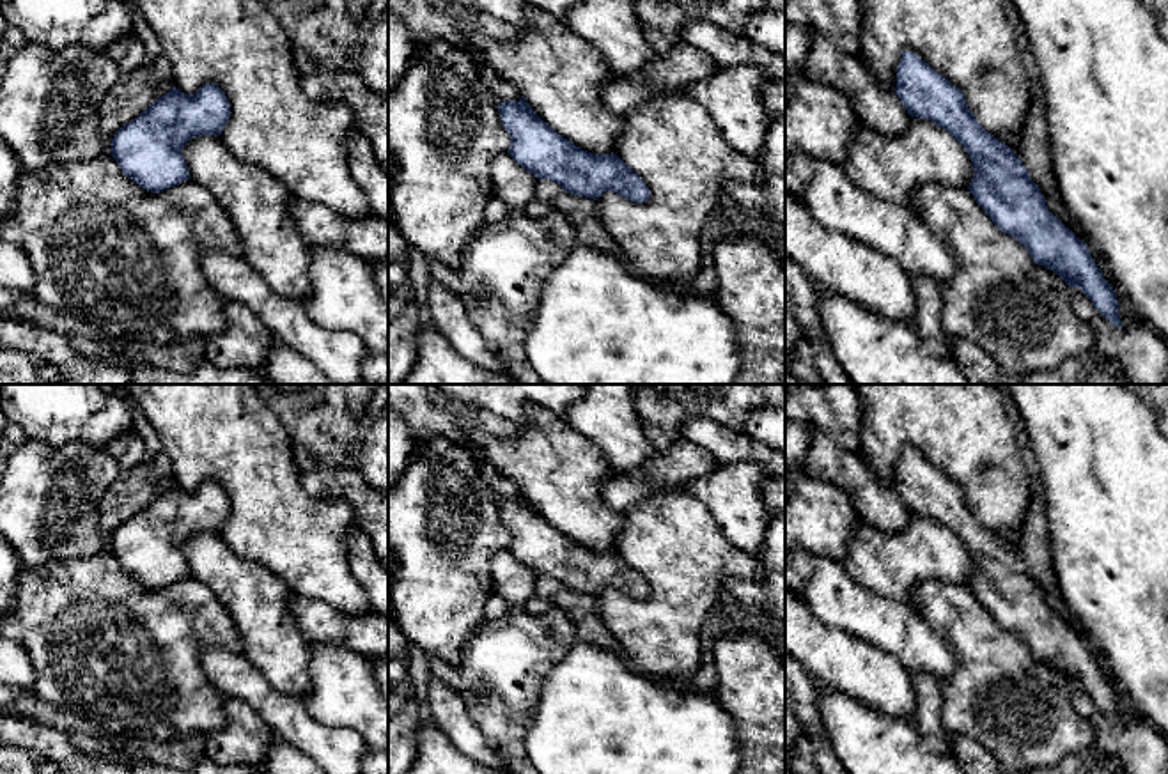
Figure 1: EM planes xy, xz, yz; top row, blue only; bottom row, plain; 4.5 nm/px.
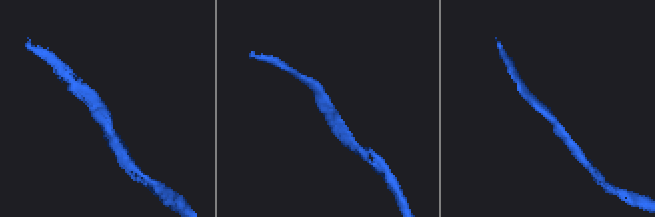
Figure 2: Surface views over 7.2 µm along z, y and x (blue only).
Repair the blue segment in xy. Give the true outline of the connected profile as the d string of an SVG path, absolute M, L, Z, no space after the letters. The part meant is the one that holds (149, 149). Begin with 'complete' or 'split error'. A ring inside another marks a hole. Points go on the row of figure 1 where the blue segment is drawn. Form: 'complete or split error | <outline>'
complete | M216 83L195 94L172 87L112 138L112 156L122 174L151 193L174 188L190 177L183 147L195 136L220 136L230 103Z

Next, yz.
complete | M904 51L897 67L895 94L911 117L938 124L966 149L975 170L968 190L993 223L1016 237L1035 264L1056 273L1069 287L1079 287L1115 328L1122 328L1115 290L1104 280L1086 244L1047 209L1040 188L1032 181L1021 158L980 126L969 112L962 90L936 73L916 53Z

